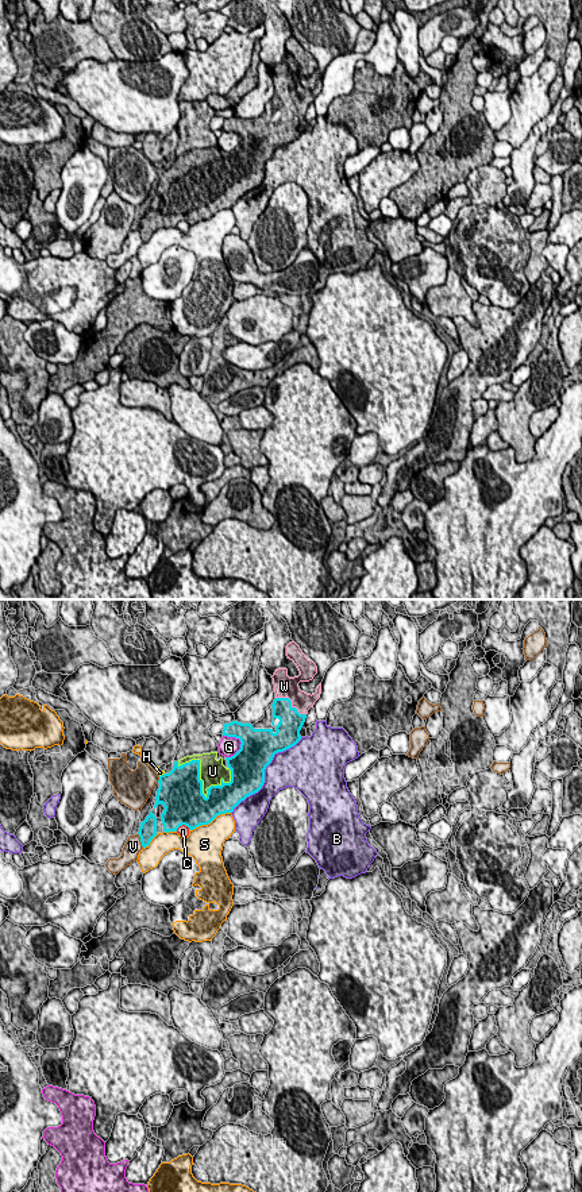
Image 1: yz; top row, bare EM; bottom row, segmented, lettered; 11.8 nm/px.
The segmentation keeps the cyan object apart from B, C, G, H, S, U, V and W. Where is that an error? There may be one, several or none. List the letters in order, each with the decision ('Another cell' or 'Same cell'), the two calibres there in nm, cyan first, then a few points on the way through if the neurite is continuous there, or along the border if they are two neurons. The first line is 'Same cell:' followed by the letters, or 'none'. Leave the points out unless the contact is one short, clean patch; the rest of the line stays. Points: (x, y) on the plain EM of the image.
Same cell: U, W
B: Another cell. Thickness 420 nm (cyan) against 380 nm
C: Another cell. Thickness 480 nm (cyan) against 130 nm
G: Another cell. Thickness 420 nm (cyan) against 220 nm
H: Another cell. Thickness 440 nm (cyan) against 70 nm
S: Another cell. Thickness 400 nm (cyan) against 420 nm
U: Same cell. Thickness 480 nm (cyan) against 300 nm
V: Another cell. Thickness 220 nm (cyan) against 200 nm
W: Same cell. Thickness 280 nm (cyan) against 260 nm

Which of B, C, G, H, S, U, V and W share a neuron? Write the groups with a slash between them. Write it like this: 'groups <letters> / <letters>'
groups B / C / G / H / S / U W / V

